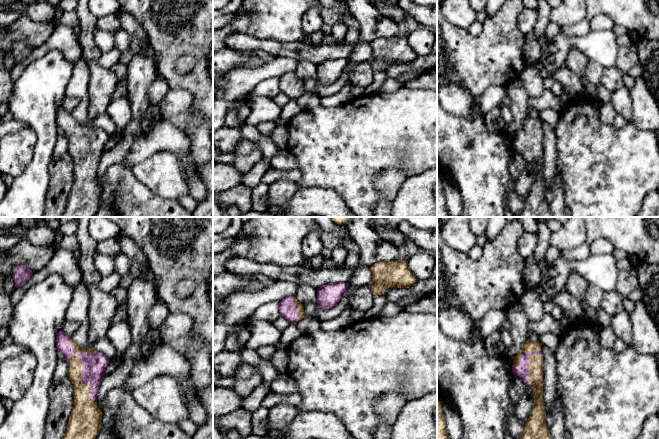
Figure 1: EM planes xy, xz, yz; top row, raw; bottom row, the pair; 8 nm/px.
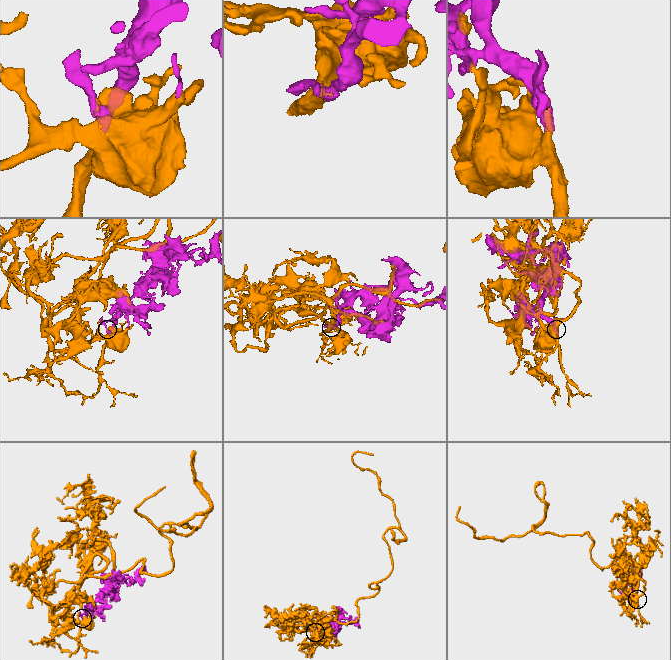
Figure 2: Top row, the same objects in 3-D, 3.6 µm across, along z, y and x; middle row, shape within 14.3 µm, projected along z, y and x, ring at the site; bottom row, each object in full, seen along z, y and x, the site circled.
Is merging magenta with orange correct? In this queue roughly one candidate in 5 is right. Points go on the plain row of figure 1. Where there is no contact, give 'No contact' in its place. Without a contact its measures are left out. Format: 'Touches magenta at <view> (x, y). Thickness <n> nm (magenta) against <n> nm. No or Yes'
Touches magenta at xy (82, 147). Thickness 190 nm (magenta) against 150 nm. Yes

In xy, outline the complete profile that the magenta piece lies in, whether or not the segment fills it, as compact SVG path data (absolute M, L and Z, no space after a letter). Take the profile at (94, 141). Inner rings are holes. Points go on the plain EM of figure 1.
M60 106L57 110L56 125L68 138L67 152L74 164L74 184L67 206L60 217L93 217L100 208L103 189L97 182L97 171L110 136L94 125L81 125L74 116Z

